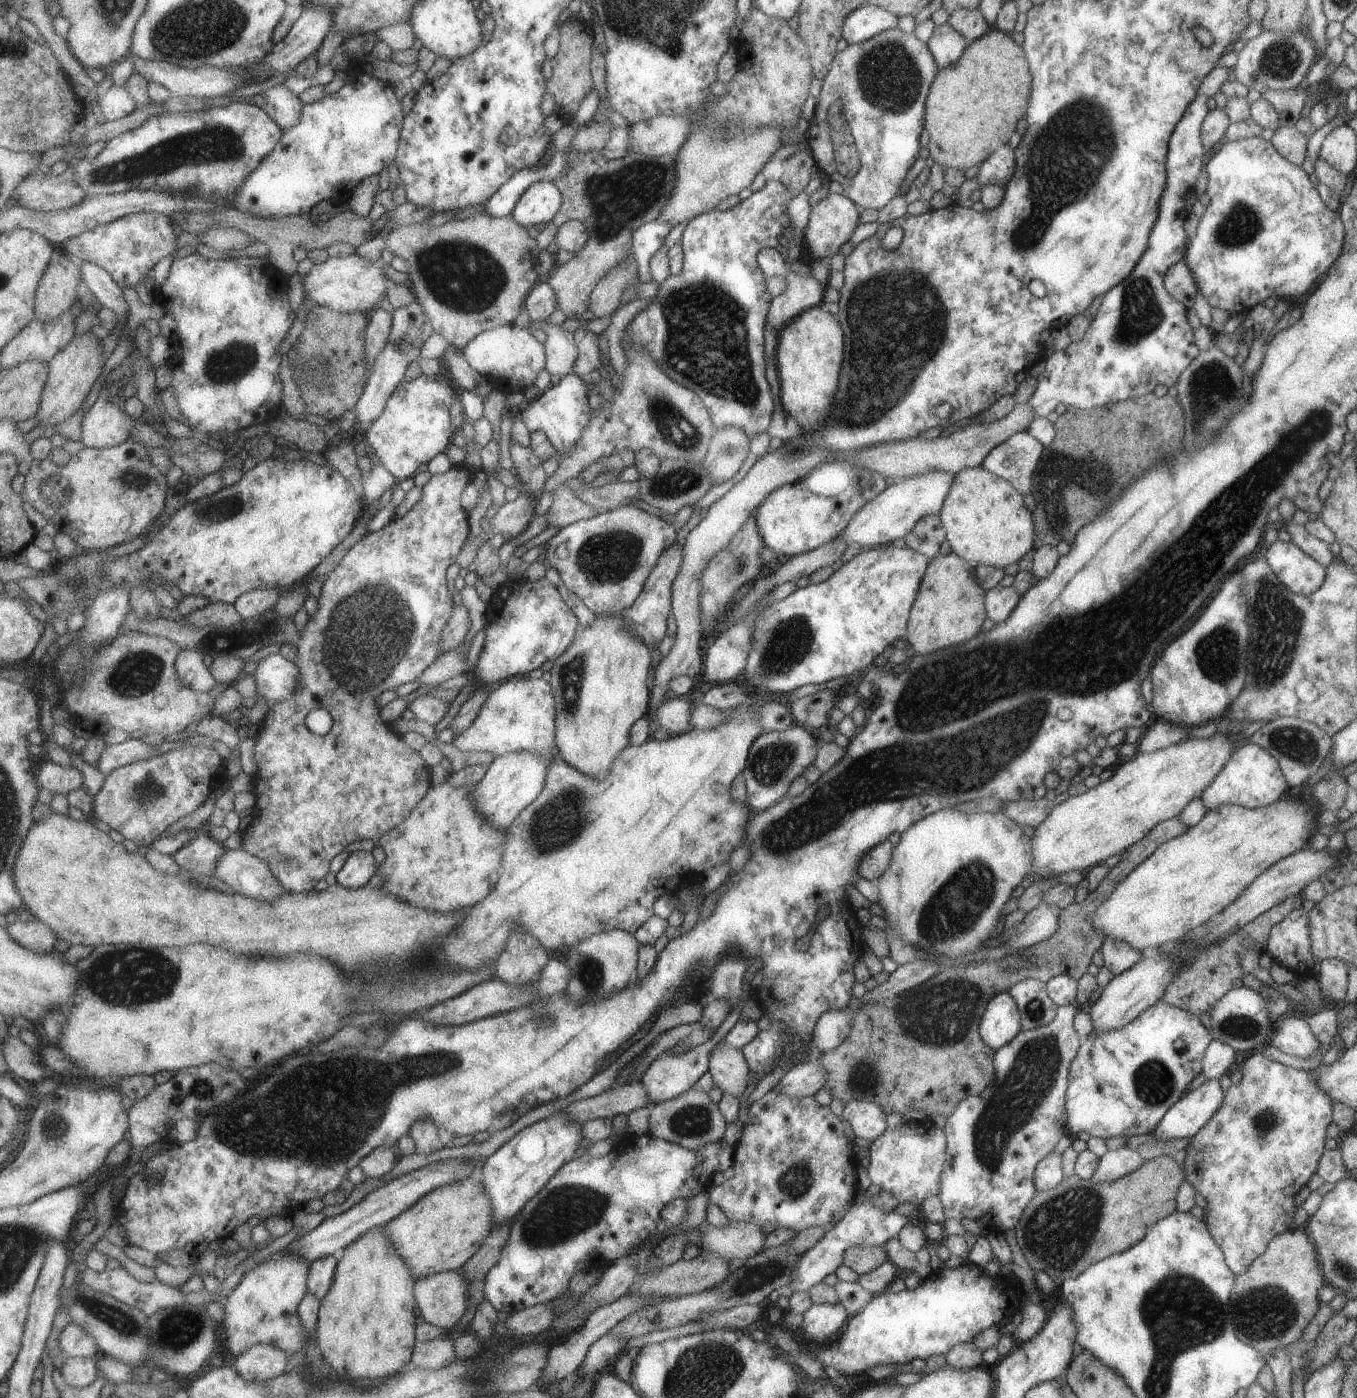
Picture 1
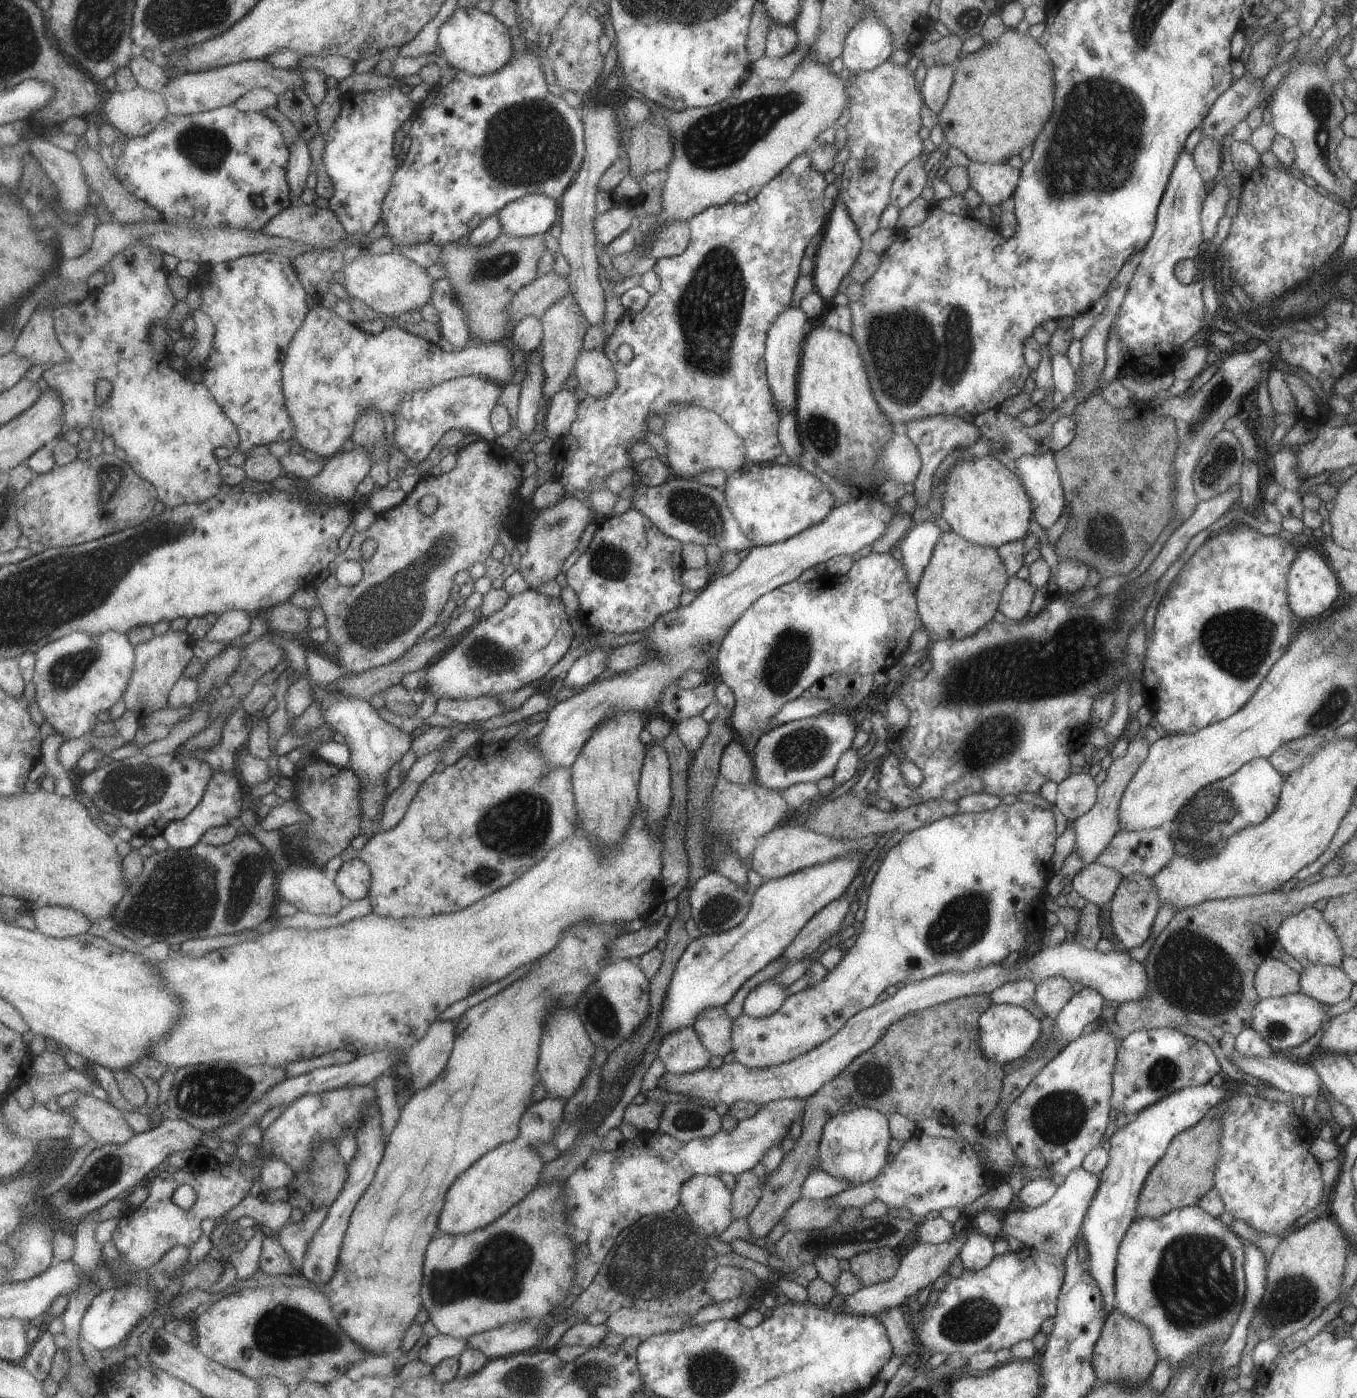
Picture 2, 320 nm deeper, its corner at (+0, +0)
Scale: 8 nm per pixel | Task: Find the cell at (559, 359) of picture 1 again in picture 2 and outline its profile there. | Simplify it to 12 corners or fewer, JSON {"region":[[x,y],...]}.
{"region":[[601,347],[579,350],[571,375],[593,398],[609,396],[615,372]]}

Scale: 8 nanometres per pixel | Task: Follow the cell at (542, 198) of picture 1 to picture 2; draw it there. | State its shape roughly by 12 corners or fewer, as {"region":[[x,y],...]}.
{"region":[[527,194],[496,213],[501,231],[529,237],[557,218],[555,200]]}

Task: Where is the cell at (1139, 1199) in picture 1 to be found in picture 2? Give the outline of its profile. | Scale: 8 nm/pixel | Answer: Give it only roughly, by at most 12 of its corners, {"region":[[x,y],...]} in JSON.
{"region":[[1219,1118],[1179,1132],[1147,1174],[1136,1218],[1193,1207],[1213,1187]]}

